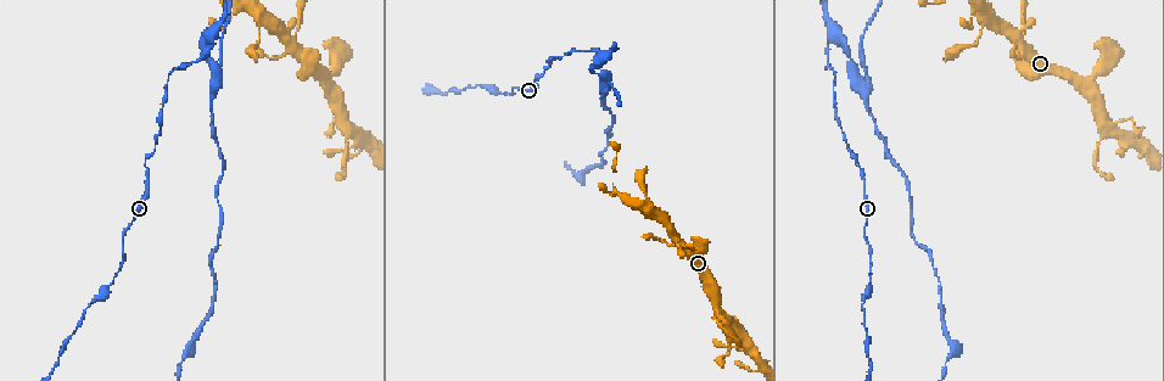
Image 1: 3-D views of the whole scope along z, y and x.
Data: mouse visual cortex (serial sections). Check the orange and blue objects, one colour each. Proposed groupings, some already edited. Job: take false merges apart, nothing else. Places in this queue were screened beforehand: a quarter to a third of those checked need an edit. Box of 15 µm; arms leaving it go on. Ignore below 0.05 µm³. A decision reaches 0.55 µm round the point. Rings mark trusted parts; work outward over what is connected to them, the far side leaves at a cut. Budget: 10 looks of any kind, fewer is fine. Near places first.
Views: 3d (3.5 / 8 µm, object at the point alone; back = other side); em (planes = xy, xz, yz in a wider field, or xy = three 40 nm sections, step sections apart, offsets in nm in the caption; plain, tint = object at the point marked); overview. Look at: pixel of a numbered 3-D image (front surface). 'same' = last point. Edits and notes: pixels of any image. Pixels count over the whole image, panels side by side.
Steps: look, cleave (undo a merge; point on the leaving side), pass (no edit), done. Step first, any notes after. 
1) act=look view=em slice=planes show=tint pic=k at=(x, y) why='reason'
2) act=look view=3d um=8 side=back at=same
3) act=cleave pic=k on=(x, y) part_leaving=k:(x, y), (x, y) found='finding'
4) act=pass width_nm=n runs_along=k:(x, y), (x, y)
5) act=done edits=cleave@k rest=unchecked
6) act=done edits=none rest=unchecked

act=look view=em slice=xy step=1 show=tint pic=1 at=(869, 272) why='thick turns thin'

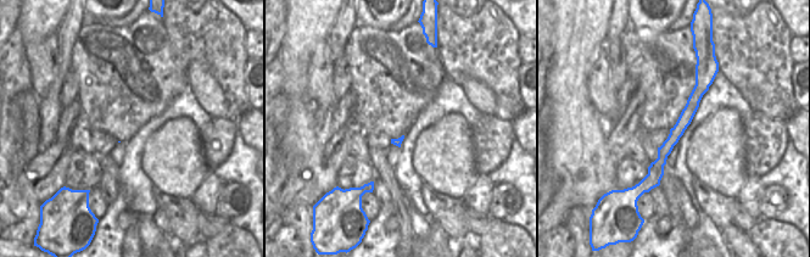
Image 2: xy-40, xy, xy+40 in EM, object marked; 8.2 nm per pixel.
act=look view=3d um=3.5 at=same

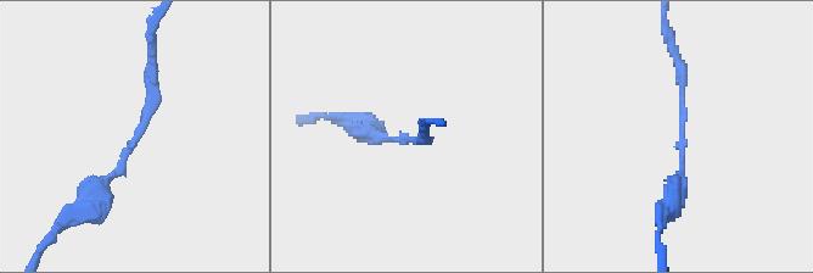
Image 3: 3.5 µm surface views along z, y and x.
act=pass runs_along=3:(150, 55), (143, 133), (90, 205) found='all the same cell'

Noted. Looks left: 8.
act=look view=em slice=planes show=tint pic=1 at=(830, 40) why='three-way junction'

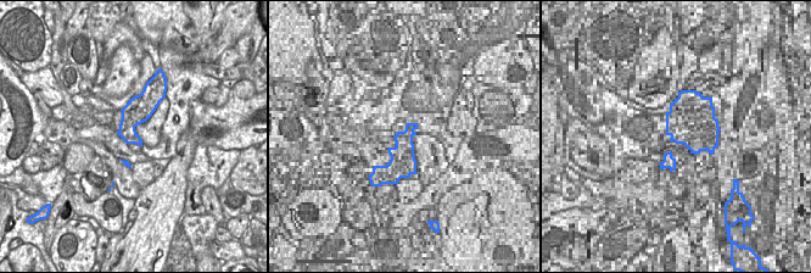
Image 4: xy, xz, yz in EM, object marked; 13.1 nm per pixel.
act=look view=3d um=3.5 at=same

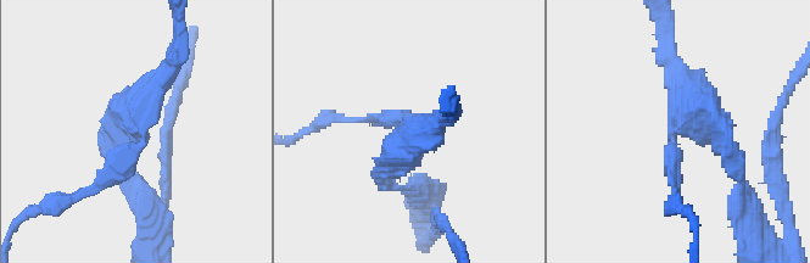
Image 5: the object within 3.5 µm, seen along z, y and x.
act=cleave pic=5 on=(677, 96) arm_widths_nm=150,250,250 part_leaving=5:(672, 134), (719, 123), (741, 172) found='a second cell is stuck on'

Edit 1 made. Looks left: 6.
act=look view=overview why='redraw'

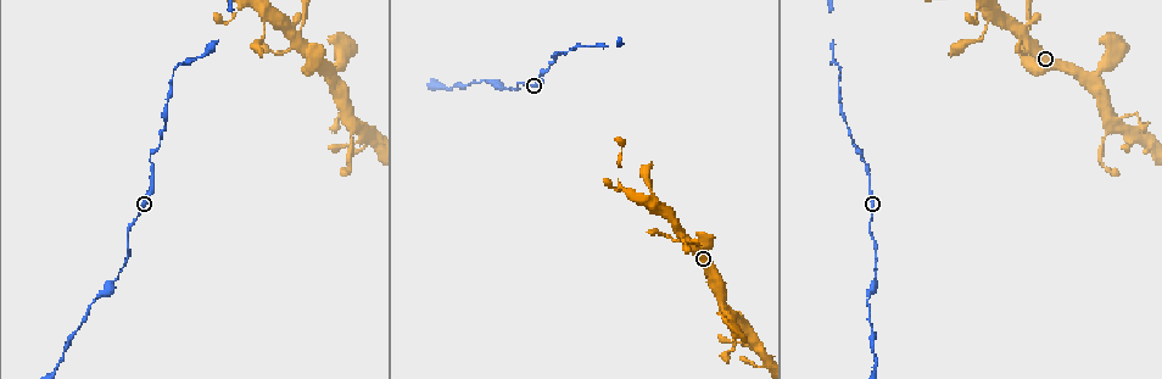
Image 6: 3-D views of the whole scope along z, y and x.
act=look view=3d um=3.5 pic=6 at=(300, 44) why='abrupt turn'

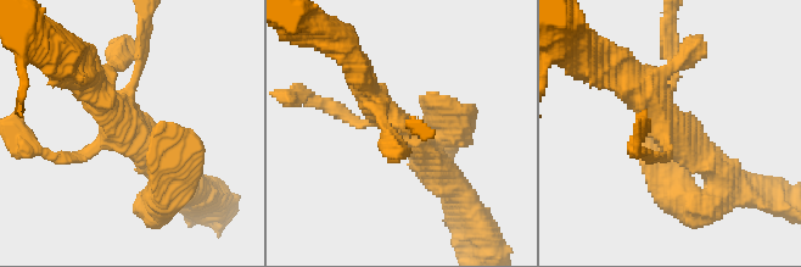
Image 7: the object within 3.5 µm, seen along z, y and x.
act=look view=em slice=xy step=5 show=tint pic=7 at=(668, 122) why='now the EM'

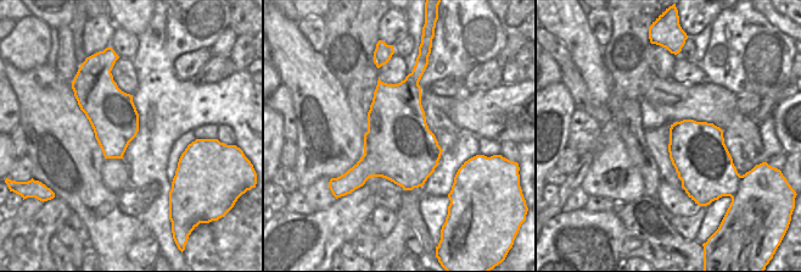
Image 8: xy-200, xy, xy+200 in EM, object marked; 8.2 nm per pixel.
act=cleave pic=7 on=(666, 39) part_leaving=7:(132, 89), (143, 55), (143, 29) found='a second cell is stuck on'

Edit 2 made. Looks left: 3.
act=look view=3d um=3.5 pic=6 at=(994, 14) why='branch point'

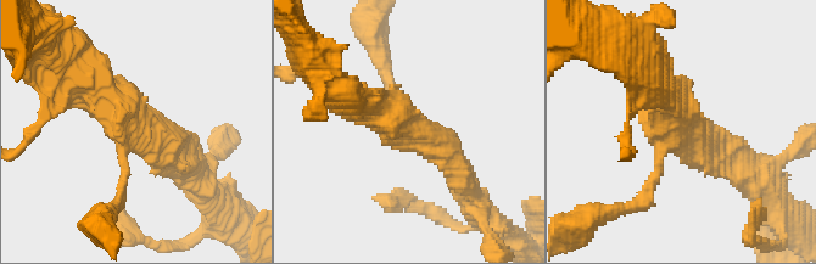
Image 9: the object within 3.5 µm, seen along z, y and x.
act=look view=em slice=xy step=3 show=tint pic=9 at=(410, 128) arms=3 arm_widths_nm=150,350,450

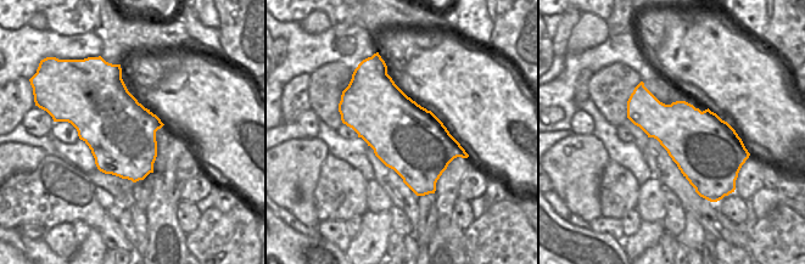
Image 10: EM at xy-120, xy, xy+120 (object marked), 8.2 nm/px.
act=pass runs_along=9:(462, 177), (393, 113), (348, 99) found='continuous, no second cell'

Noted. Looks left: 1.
act=done edits=cleave@5,cleave@7 rest=unchecked

